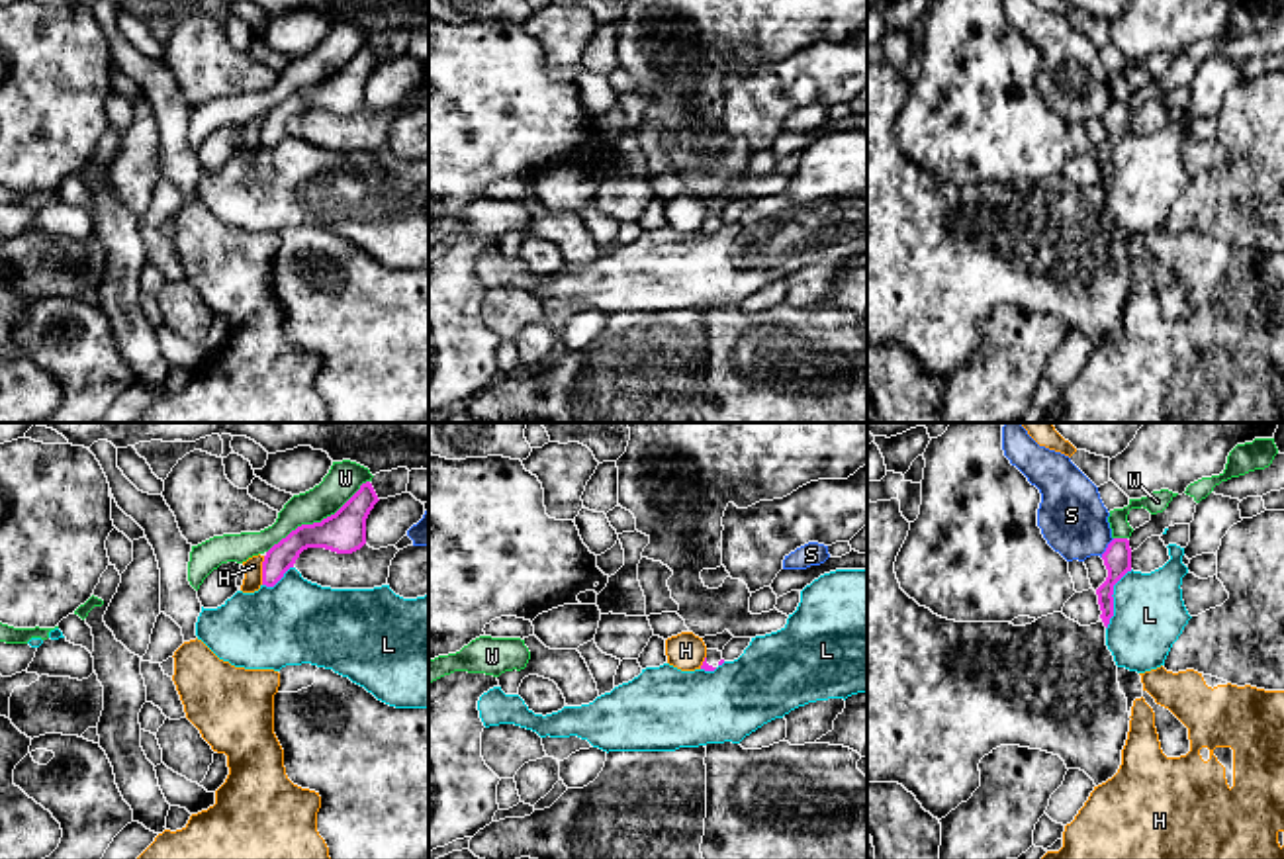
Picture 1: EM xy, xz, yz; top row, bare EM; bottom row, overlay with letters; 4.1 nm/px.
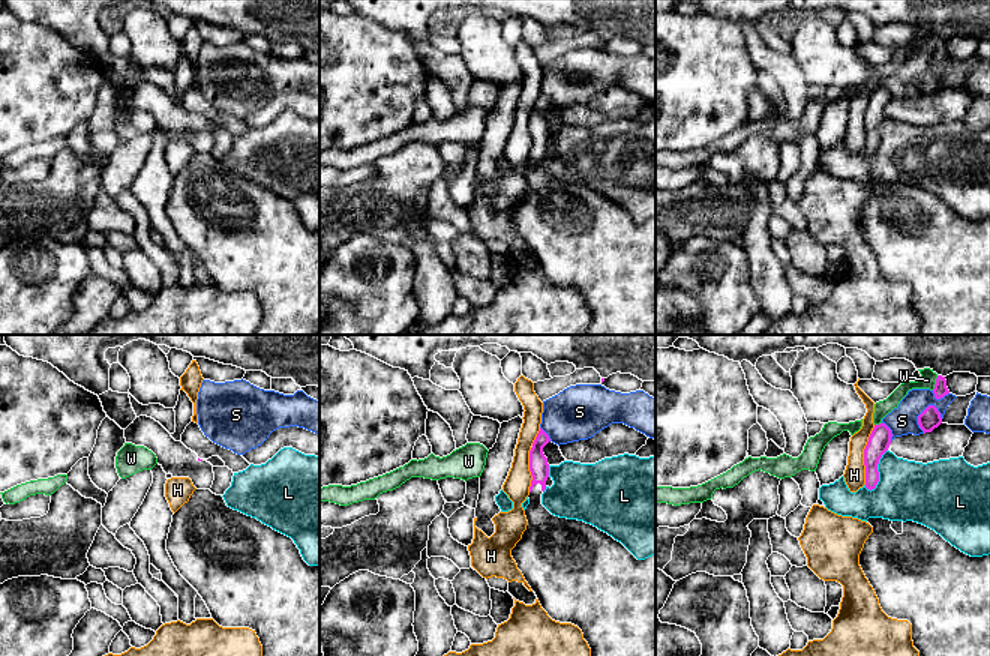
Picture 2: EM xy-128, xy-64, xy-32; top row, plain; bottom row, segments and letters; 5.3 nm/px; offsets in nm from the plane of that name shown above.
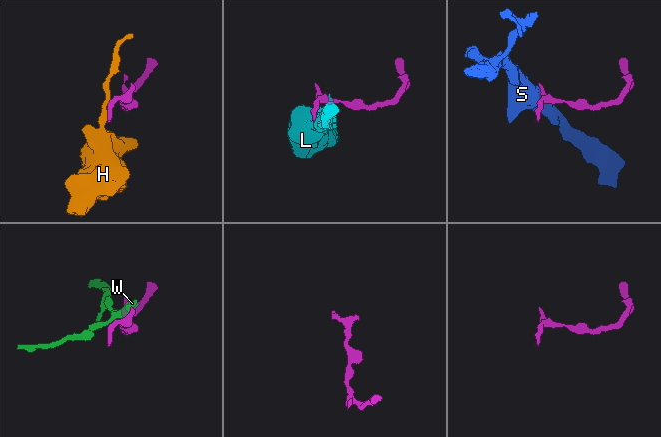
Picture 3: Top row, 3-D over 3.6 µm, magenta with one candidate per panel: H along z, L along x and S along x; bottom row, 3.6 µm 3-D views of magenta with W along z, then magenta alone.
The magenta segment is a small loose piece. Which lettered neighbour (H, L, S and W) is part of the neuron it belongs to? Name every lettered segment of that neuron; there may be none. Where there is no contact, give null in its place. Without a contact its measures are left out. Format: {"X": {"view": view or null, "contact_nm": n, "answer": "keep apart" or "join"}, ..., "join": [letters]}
{"H": {"view": "xy", "contact_nm": 120, "answer": "keep apart"}, "L": {"view": "yz", "contact_nm": 260, "answer": "keep apart"}, "S": {"view": "yz", "contact_nm": 100, "answer": "keep apart"}, "W": {"view": "xy", "contact_nm": 500, "answer": "keep apart"}, "join": []}

